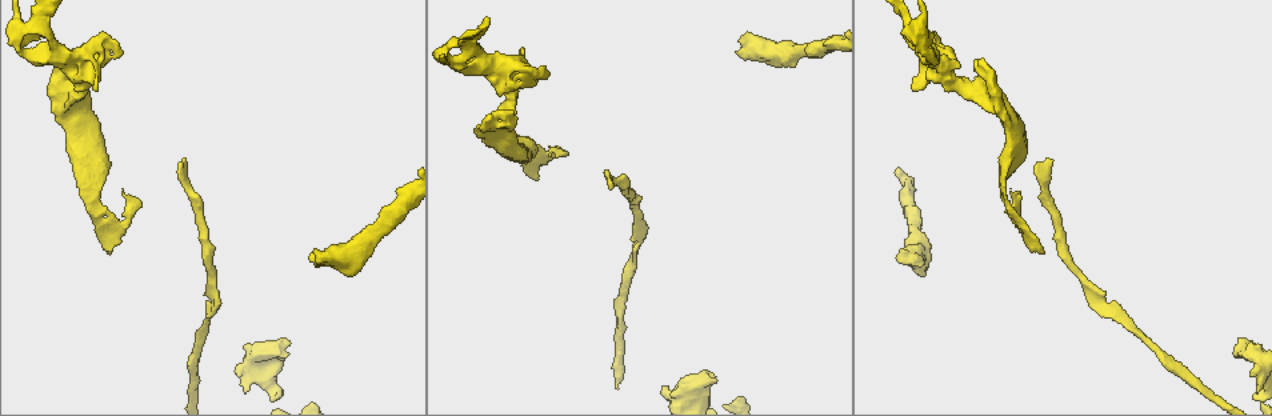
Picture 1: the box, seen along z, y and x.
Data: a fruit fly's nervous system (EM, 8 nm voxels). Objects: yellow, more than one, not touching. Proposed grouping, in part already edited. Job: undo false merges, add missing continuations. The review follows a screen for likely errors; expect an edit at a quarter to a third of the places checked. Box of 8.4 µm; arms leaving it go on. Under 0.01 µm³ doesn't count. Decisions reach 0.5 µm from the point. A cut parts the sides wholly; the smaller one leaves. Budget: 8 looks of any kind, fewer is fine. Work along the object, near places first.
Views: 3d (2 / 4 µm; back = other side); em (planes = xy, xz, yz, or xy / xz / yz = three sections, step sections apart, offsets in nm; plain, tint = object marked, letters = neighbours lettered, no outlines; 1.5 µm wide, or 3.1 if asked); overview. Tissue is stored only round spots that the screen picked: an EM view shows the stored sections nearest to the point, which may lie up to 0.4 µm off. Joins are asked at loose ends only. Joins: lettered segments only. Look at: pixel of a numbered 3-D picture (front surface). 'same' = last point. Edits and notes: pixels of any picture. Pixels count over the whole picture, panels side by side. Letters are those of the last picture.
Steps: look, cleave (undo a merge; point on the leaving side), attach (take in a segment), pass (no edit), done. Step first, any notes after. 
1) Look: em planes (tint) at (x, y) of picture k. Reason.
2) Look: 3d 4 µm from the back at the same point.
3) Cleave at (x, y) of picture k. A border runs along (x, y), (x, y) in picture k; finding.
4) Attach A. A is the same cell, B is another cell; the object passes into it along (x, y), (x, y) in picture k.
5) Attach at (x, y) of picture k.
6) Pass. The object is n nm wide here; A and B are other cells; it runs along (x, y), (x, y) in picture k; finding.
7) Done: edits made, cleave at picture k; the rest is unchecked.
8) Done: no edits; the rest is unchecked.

Look: em planes (tint) at (81, 194) of picture 1. Free end.

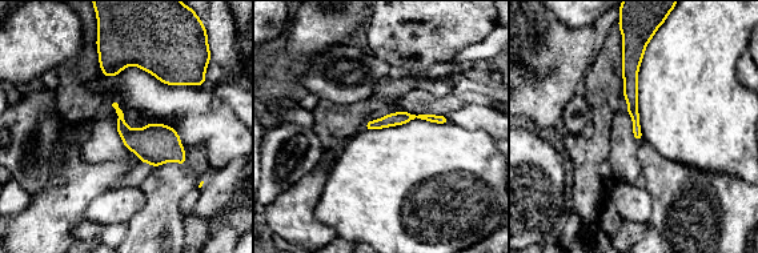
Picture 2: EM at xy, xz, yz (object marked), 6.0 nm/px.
Look: em planes (letters) at the same point.

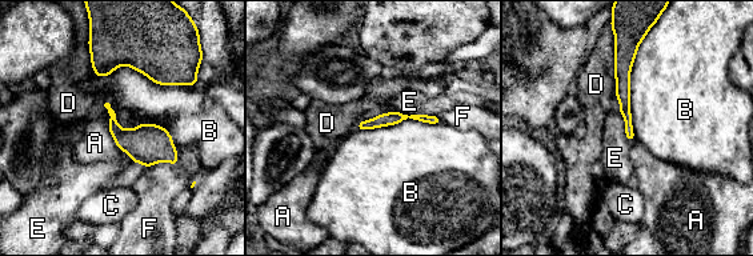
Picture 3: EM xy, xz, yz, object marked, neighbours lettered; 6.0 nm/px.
Pass. A, B, C, D, E and F are other cells; it runs along (623, 48), (623, 96), (631, 138) in picture 3; no lettered segment goes on from it.

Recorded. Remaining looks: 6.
Look: 3d 2 µm at (186, 159) of picture 1. Tapers out.

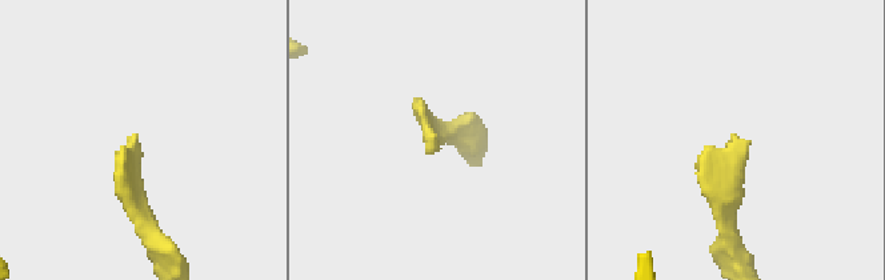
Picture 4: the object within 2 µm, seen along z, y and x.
Look: em xz step 4 (letters) at (436, 137) of picture 4.

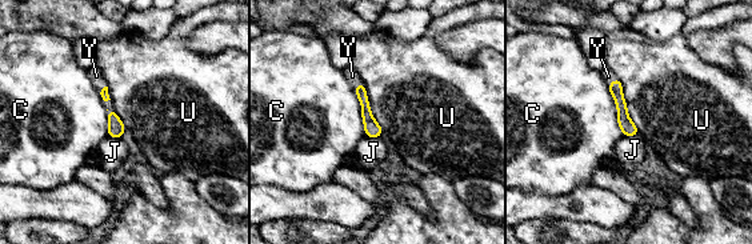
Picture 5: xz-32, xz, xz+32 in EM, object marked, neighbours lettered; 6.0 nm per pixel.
Attach Y. Y is the same cell, C, J and U are other cells; the object passes into it along (615, 88), (611, 83), (608, 76) in picture 5; the neuron continues.

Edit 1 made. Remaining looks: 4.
Look: 3d 4 µm at (289, 345) of picture 1. Branch stops here.

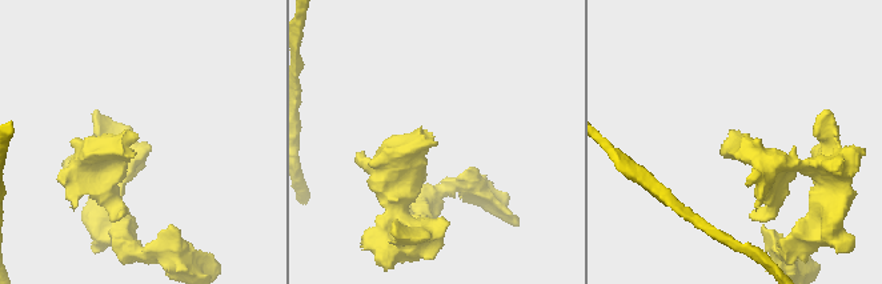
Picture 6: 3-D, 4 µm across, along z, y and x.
Look: em xy step 4 (tint) at (739, 137) of picture 6. Need the tissue.

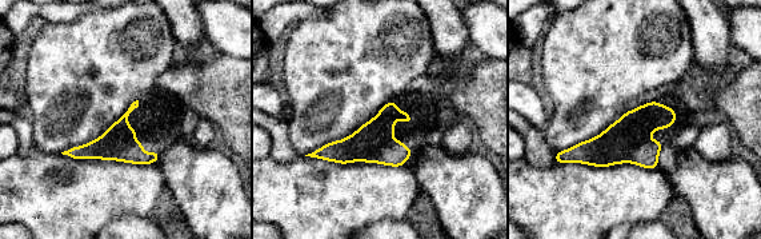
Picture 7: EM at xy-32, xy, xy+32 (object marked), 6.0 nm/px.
Look: em planes (letters) at the same point. Cut it another way.

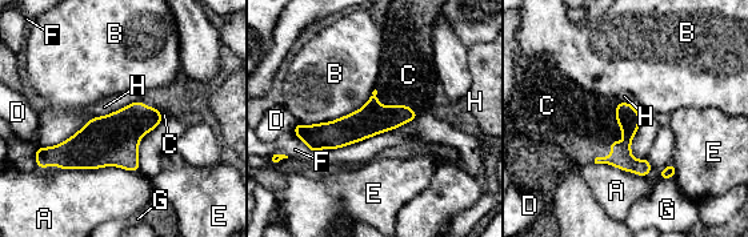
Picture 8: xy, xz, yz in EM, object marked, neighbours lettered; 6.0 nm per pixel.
Attach C. The longest contact is with B, 500 nm; C is the same cell, A, B, D, E, F, G and H are other cells; the object passes into it along (628, 119), (620, 141), (583, 124) in picture 8; the neuron continues.

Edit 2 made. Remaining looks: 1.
Done: edits made, attach at picture 5, attach at picture 8; the rest is unchecked.

